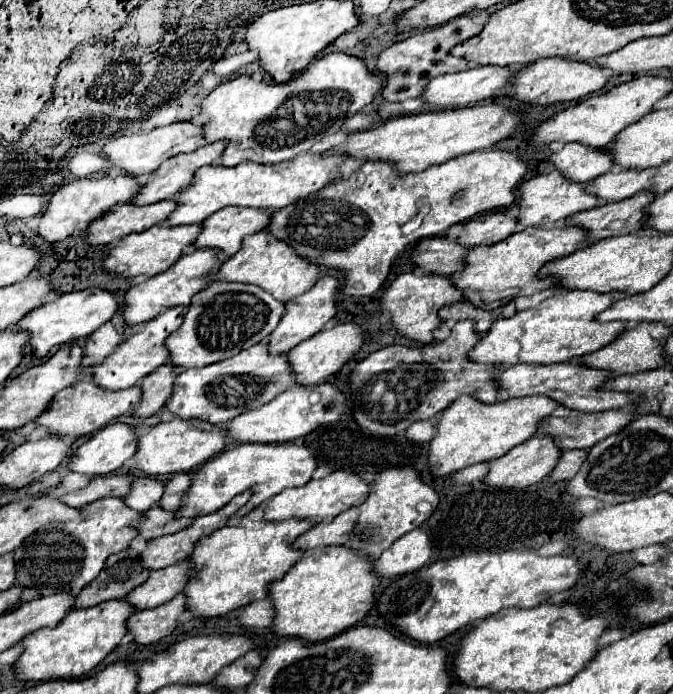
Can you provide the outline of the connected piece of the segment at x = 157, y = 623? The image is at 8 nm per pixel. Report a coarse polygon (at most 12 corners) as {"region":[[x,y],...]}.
{"region":[[184,594],[134,612],[126,626],[136,644],[170,636]]}

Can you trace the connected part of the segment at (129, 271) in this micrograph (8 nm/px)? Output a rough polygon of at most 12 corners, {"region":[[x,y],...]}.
{"region":[[200,224],[124,236],[102,260],[112,276],[156,276],[192,246]]}

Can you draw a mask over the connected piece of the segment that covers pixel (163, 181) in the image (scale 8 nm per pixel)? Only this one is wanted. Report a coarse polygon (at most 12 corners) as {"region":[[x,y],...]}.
{"region":[[214,142],[168,158],[130,202],[172,200],[198,168],[222,156]]}

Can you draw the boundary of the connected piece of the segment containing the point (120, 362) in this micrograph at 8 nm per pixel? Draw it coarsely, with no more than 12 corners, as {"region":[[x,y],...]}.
{"region":[[170,308],[126,338],[92,382],[104,390],[136,386],[168,362],[164,340],[182,324]]}

